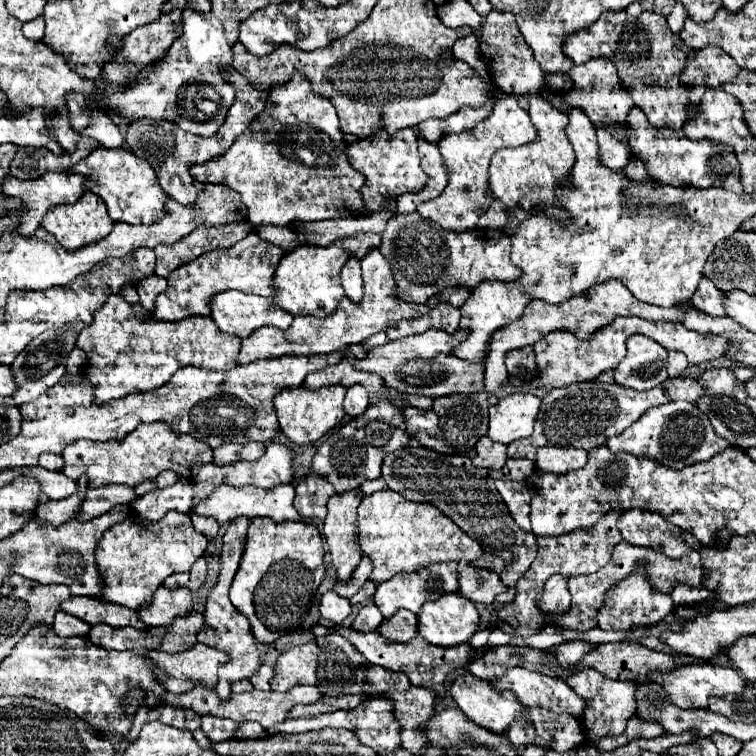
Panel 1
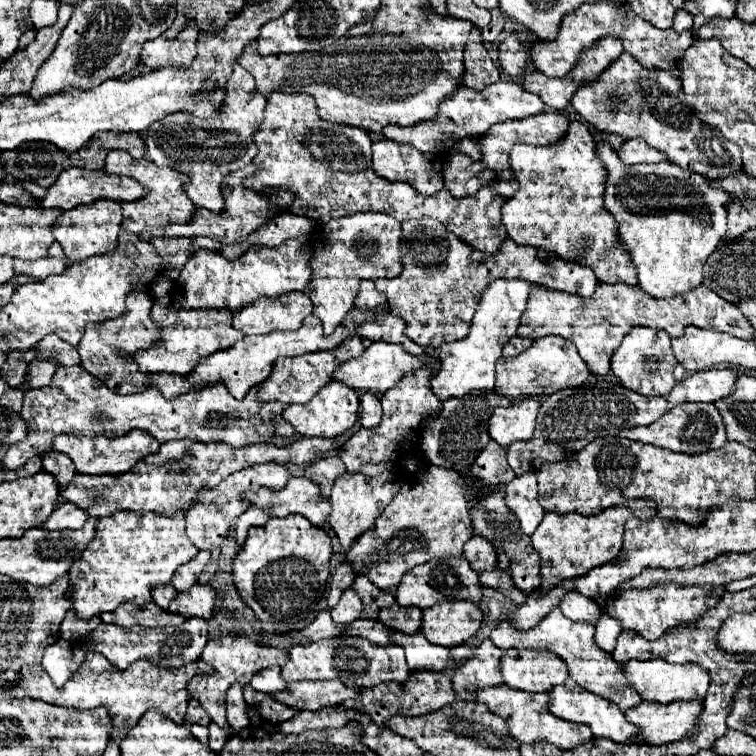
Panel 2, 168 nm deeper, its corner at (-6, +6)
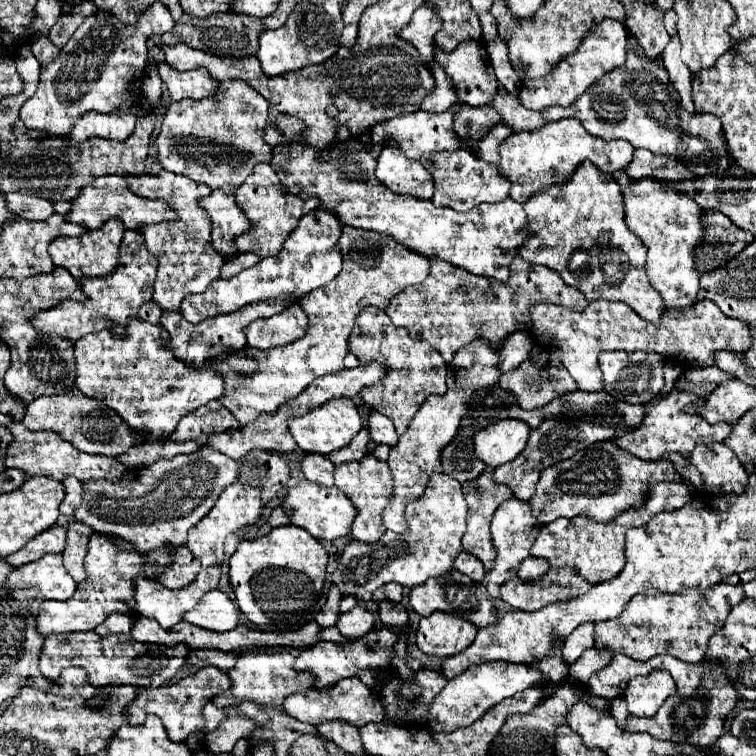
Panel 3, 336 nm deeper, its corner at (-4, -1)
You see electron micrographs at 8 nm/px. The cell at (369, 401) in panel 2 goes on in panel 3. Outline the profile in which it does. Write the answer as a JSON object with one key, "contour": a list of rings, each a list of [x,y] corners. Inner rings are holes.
{"contour":[[[372,413],[370,415],[370,431],[372,431],[372,439],[378,445],[394,447],[398,443],[398,433],[396,433],[392,421],[388,417],[384,417],[382,413]]]}

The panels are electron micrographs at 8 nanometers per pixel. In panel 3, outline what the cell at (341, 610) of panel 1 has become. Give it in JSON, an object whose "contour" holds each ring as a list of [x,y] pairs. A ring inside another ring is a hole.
{"contour":[[[358,603],[352,611],[340,615],[338,621],[336,621],[336,627],[342,633],[342,637],[346,637],[346,639],[360,639],[362,635],[370,633],[376,627],[376,619],[372,615],[374,609],[376,609],[374,605]]]}

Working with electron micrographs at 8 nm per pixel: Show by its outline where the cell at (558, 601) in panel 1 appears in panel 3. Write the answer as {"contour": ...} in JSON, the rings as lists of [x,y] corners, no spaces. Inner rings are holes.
{"contour":[[[582,623],[572,631],[572,635],[564,641],[564,663],[572,665],[576,663],[586,649],[594,645],[594,625],[592,623]]]}

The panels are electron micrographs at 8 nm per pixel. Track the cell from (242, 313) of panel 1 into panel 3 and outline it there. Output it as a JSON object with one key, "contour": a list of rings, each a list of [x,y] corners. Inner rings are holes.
{"contour":[[[288,305],[284,313],[278,313],[268,319],[258,319],[246,329],[248,345],[260,351],[268,351],[274,347],[284,347],[294,343],[306,333],[308,317],[304,315],[300,305]]]}

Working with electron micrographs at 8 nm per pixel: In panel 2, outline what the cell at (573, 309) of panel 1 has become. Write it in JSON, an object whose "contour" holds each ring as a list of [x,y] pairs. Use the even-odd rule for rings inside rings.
{"contour":[[[598,282],[596,292],[590,298],[566,294],[560,290],[548,290],[542,286],[530,288],[528,308],[520,318],[518,334],[522,338],[542,338],[548,334],[566,336],[574,342],[580,356],[590,364],[592,374],[606,374],[610,370],[610,356],[622,342],[624,334],[632,326],[650,326],[650,328],[664,328],[670,336],[680,336],[684,326],[698,326],[718,332],[728,332],[732,336],[750,340],[754,328],[748,320],[734,308],[734,304],[722,300],[716,292],[706,286],[694,288],[694,292],[686,292],[676,298],[652,298],[640,286],[630,286],[624,282]]]}

